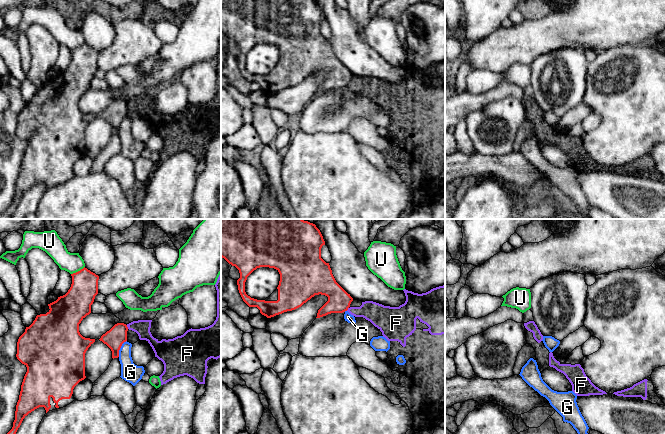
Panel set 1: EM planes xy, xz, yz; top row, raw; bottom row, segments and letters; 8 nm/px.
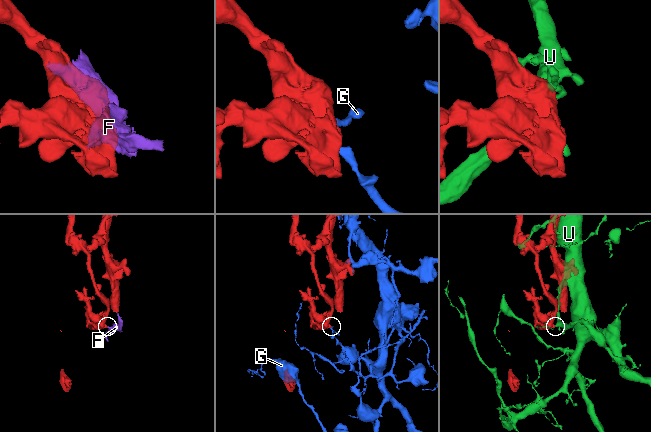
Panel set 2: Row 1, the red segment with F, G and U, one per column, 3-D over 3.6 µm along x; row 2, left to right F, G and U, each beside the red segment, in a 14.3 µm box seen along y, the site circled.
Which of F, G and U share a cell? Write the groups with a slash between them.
F / G / U

